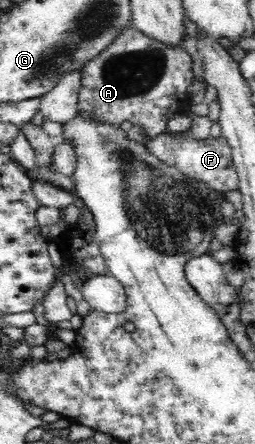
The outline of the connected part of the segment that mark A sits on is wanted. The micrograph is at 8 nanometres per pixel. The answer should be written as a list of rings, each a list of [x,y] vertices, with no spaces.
[[[131,26],[125,27],[97,57],[90,59],[82,67],[78,113],[89,113],[93,118],[97,118],[97,121],[115,126],[130,121],[133,126],[143,128],[145,136],[156,138],[160,133],[167,132],[169,119],[189,113],[189,105],[192,103],[187,89],[194,81],[192,63],[193,58],[185,48],[163,45]]]

